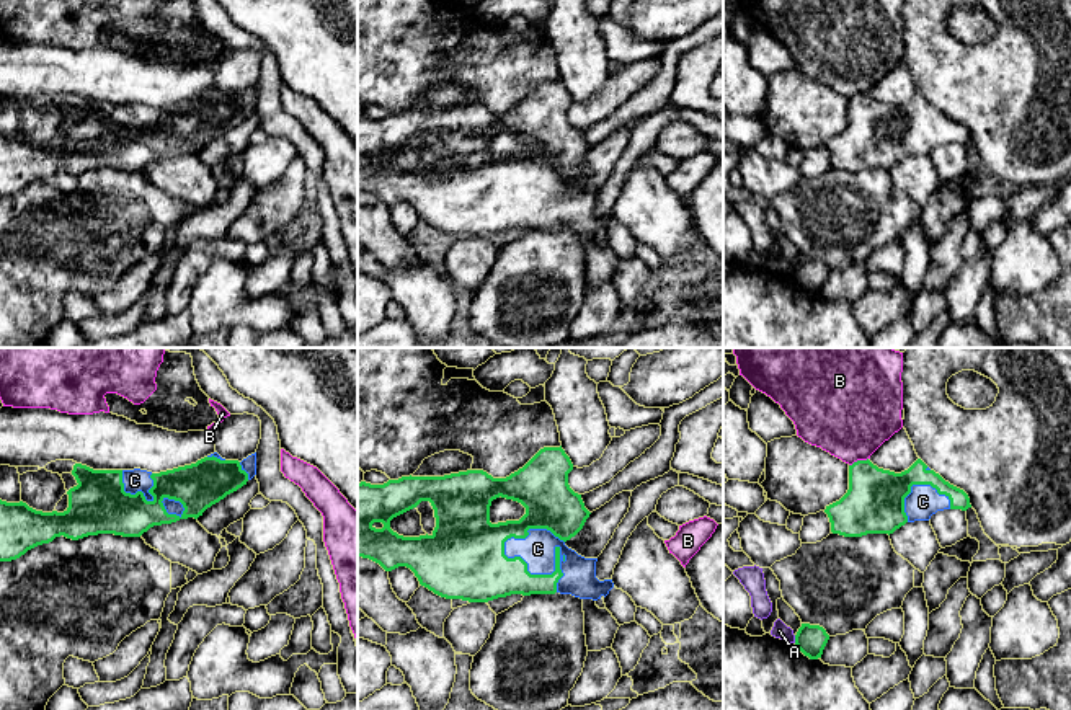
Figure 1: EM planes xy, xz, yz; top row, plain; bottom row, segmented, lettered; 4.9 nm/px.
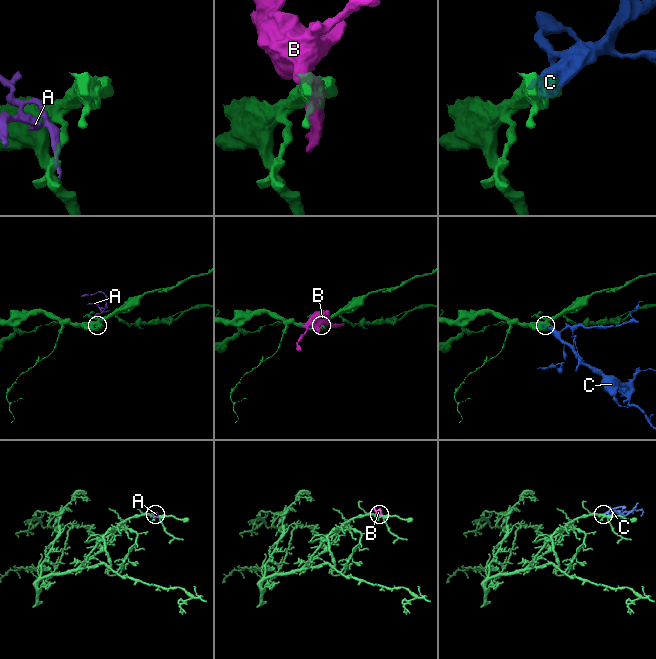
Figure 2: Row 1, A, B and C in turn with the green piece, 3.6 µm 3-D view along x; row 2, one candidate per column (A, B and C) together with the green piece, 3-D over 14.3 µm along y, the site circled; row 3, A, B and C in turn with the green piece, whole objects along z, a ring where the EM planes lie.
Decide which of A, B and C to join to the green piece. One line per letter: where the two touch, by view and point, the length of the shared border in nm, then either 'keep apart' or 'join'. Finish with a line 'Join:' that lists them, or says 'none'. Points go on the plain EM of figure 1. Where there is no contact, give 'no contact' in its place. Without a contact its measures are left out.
A: yz (795, 273) | 40 nm | keep apart
B: yz (857, 95) | 100 nm | keep apart
C: xz (554, 206) | 360 nm | join
Join: C

